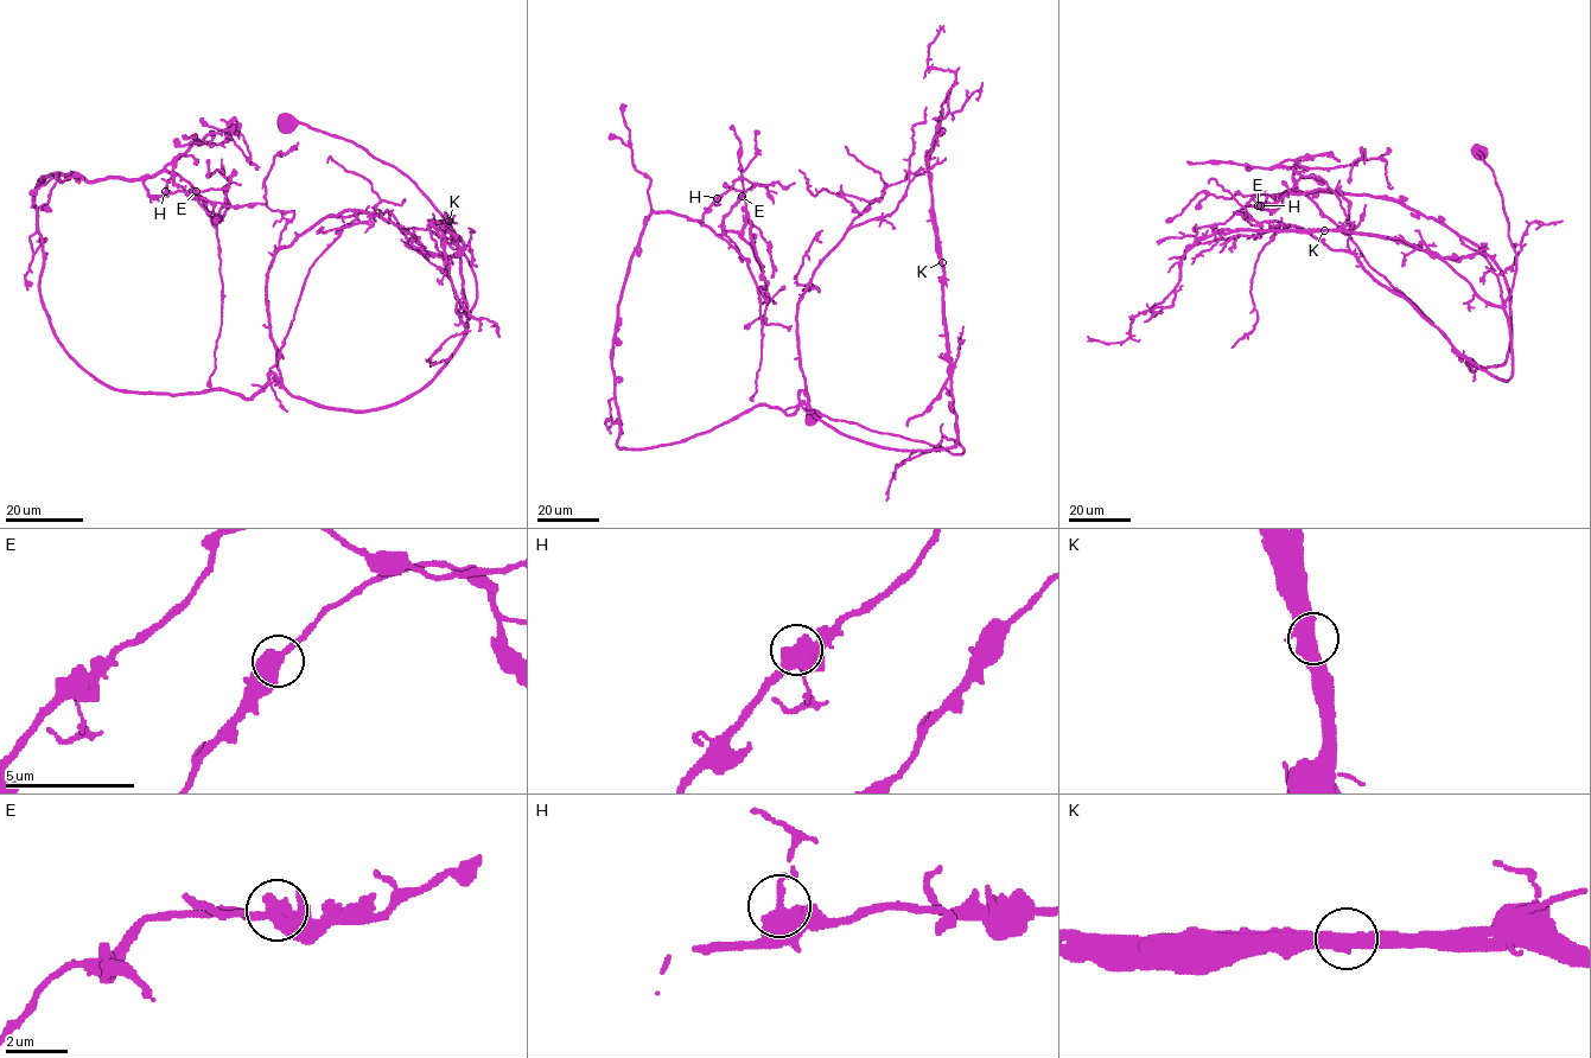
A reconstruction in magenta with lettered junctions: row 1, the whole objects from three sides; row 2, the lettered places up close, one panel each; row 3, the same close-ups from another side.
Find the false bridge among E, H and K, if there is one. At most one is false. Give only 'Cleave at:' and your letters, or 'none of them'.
Cleave at: none of them

